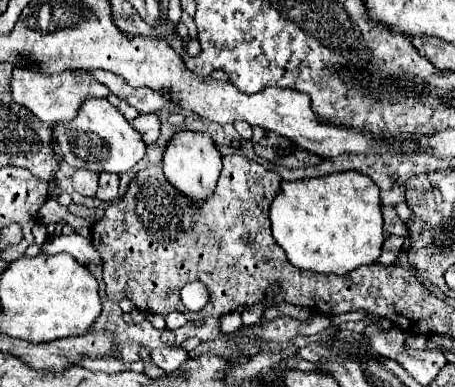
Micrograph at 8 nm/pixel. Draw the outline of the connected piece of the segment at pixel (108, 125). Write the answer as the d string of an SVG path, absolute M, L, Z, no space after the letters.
M106 99L84 101L84 105L80 107L80 117L76 117L76 121L70 121L68 125L54 127L52 137L60 145L62 159L70 167L90 169L98 173L108 171L116 175L132 171L138 165L138 161L144 159L148 147L140 133Z

